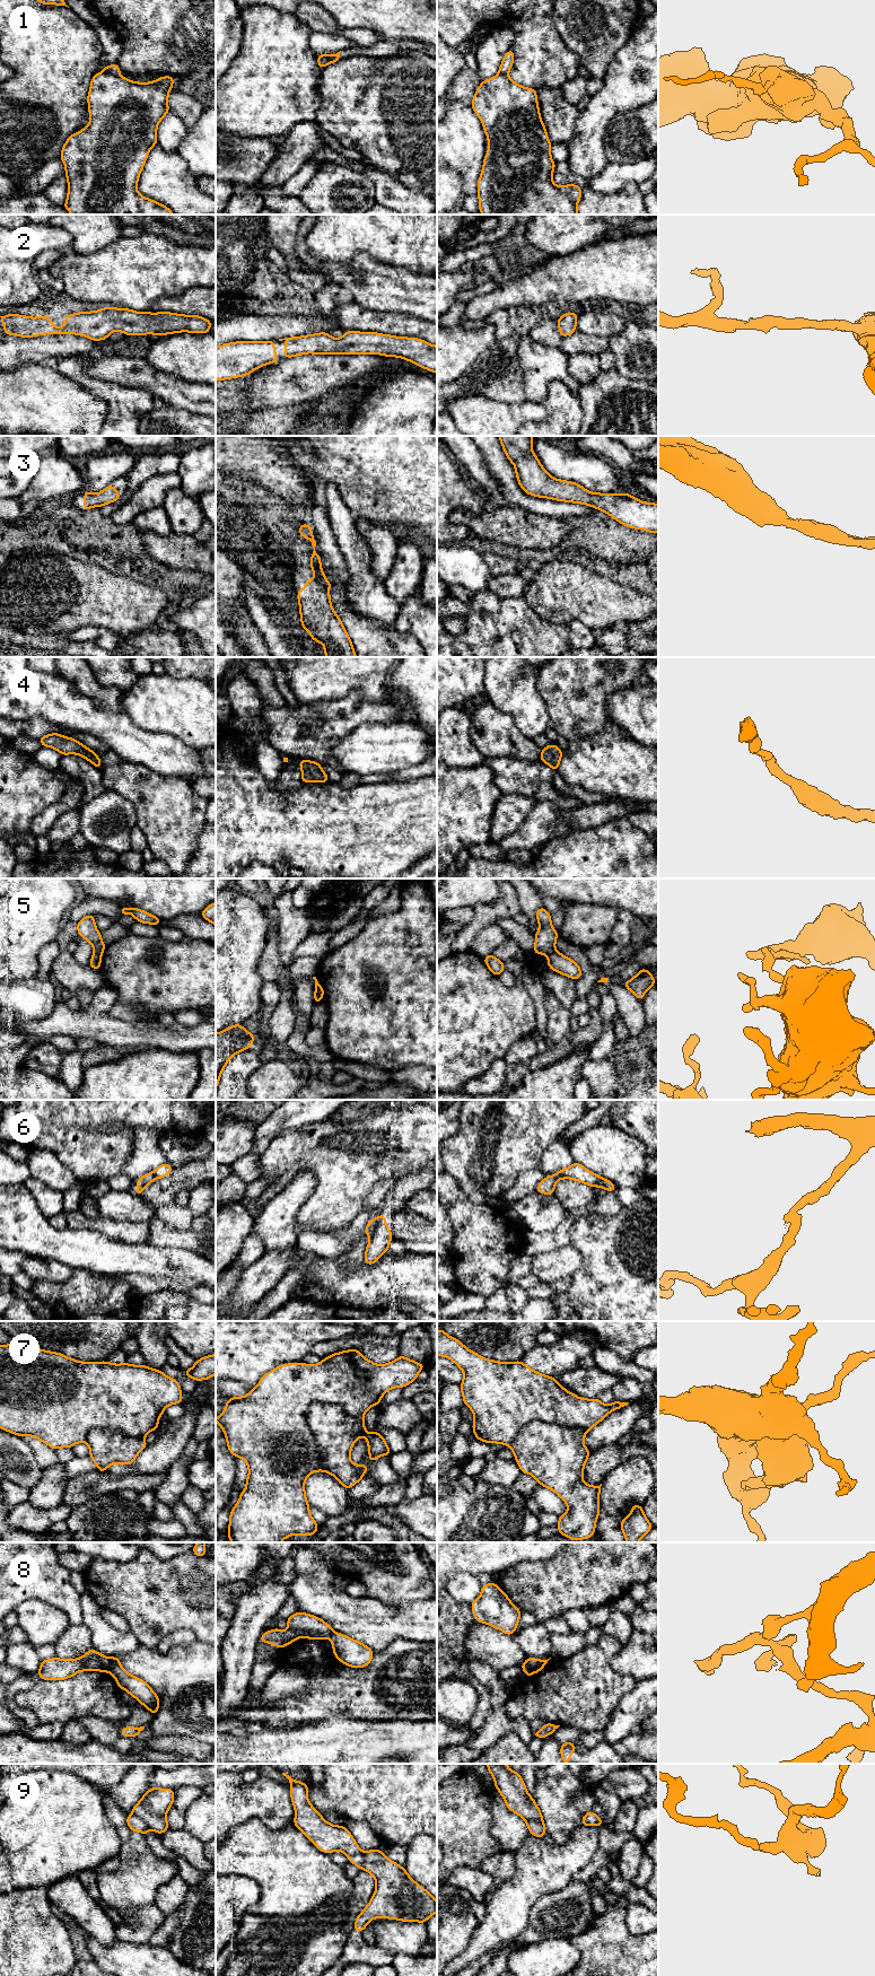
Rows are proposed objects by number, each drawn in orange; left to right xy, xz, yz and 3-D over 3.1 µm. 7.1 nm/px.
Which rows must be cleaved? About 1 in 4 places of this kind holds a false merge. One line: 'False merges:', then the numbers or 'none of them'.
False merges: 1, 5, 6, 7, 8

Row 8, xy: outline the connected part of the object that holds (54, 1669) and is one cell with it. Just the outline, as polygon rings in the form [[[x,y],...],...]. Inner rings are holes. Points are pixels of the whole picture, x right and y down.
[[[93,1647],[79,1659],[52,1658],[42,1660],[40,1670],[36,1672],[42,1680],[64,1680],[80,1671],[111,1671],[111,1658],[102,1655]]]

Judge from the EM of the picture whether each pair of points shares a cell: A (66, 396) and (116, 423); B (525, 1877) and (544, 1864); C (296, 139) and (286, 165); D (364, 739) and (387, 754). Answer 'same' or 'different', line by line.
A: different
B: same
C: same
D: same

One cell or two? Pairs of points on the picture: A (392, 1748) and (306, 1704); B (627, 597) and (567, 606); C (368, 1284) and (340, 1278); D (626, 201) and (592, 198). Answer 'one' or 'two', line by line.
A: two
B: one
C: one
D: one

